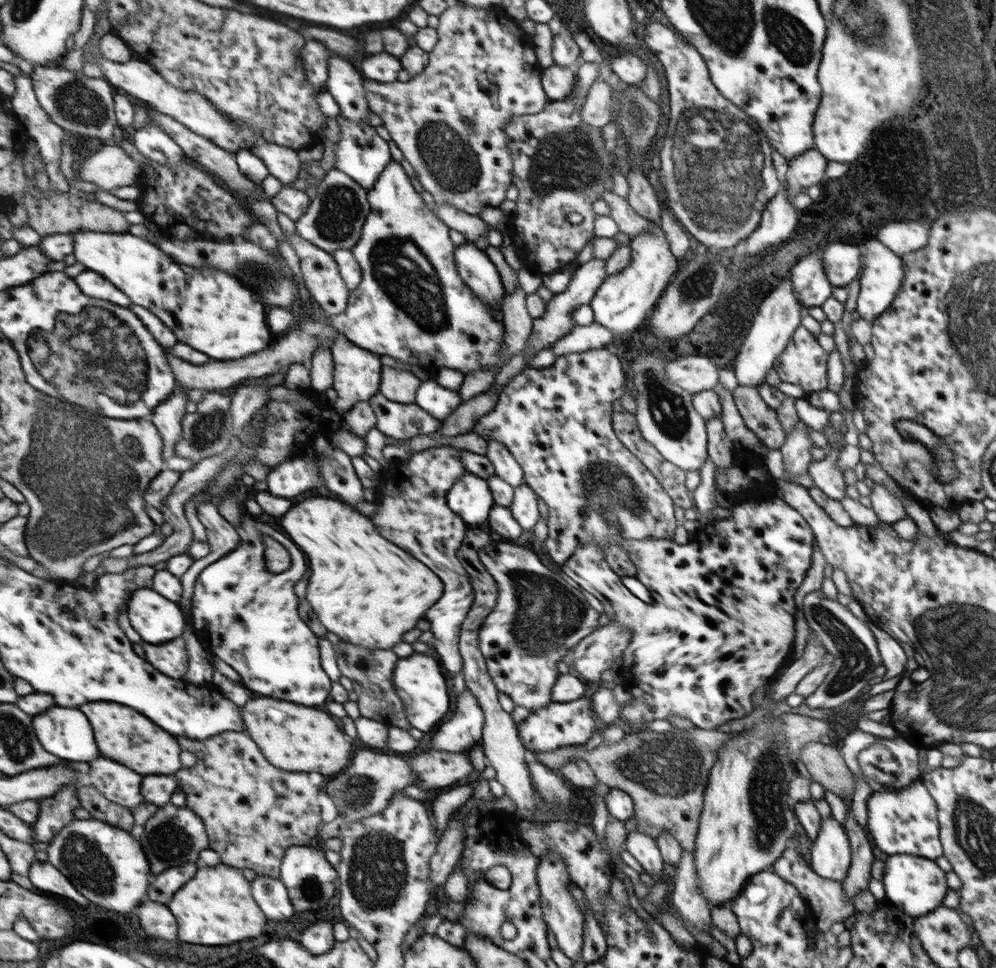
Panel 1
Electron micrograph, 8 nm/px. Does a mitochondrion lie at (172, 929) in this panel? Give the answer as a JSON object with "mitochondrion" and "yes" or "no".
{"mitochondrion":"no"}

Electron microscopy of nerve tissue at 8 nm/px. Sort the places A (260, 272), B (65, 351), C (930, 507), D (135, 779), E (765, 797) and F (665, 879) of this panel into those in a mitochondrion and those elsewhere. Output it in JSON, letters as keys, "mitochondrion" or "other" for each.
{"A":"mitochondrion","B":"mitochondrion","C":"other","D":"other","E":"mitochondrion","F":"other"}

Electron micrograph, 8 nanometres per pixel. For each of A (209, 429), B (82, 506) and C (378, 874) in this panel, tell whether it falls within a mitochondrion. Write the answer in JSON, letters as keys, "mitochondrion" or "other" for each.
{"A":"mitochondrion","B":"mitochondrion","C":"mitochondrion"}

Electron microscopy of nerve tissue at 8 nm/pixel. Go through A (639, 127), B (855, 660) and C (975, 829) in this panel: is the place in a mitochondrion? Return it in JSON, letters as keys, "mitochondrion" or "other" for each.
{"A":"mitochondrion","B":"mitochondrion","C":"mitochondrion"}

